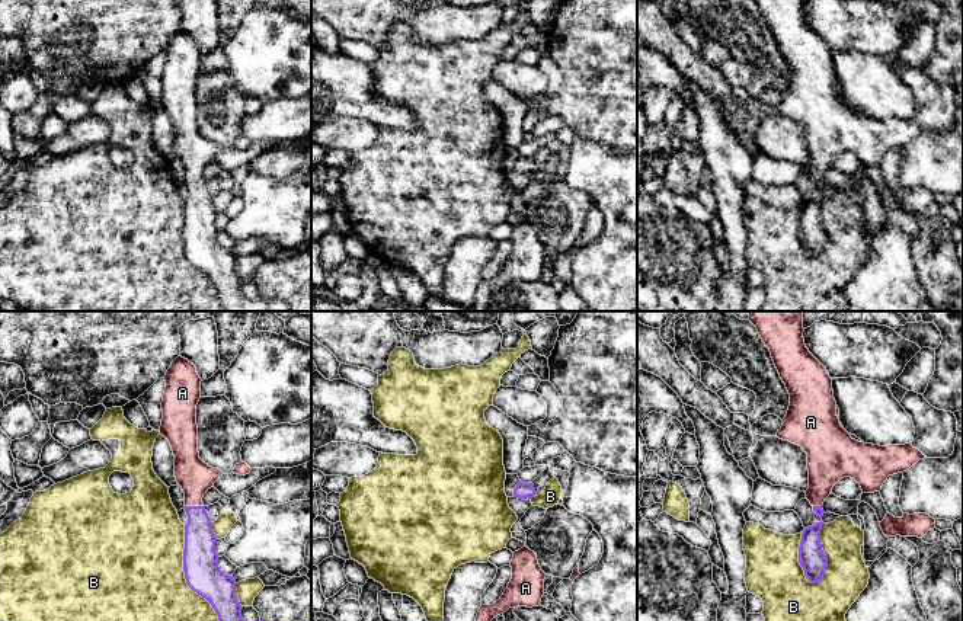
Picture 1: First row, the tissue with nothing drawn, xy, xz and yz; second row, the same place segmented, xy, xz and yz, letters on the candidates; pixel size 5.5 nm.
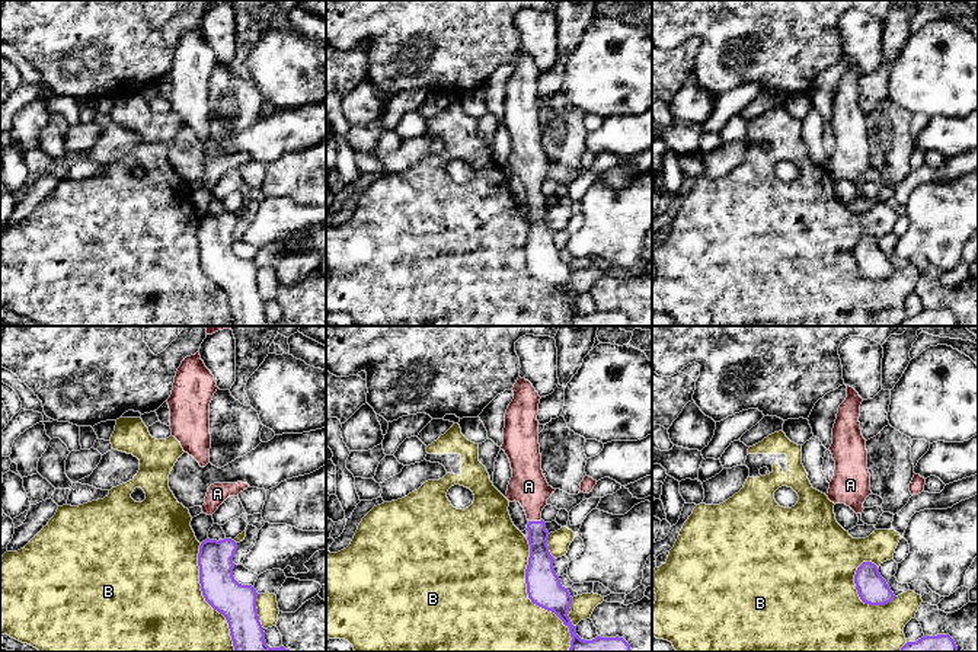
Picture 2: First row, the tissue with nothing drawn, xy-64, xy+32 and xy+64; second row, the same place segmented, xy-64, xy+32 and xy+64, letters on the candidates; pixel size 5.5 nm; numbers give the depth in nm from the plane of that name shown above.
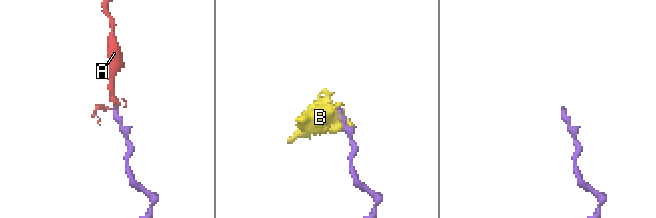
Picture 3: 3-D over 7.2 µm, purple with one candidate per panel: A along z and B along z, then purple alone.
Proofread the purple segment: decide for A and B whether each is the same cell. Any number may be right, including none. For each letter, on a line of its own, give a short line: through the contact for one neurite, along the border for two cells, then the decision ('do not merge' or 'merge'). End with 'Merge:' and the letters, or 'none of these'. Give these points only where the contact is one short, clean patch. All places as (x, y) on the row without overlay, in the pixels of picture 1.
A: merge
B: do not merge
Merge: A

